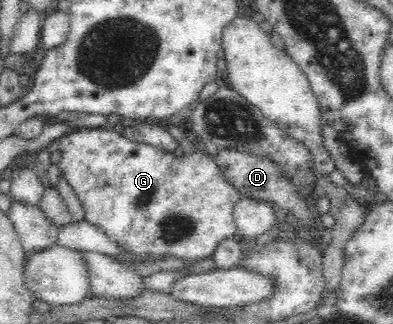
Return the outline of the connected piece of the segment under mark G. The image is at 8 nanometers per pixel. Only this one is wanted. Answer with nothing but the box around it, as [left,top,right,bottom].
[59,128,242,262]

